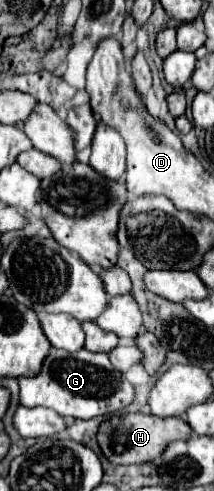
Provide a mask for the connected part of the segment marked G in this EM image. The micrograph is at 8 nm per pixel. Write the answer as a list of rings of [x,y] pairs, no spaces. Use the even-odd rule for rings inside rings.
[[[52,349],[44,361],[42,371],[28,379],[20,377],[20,403],[26,407],[48,407],[54,409],[62,417],[76,419],[92,419],[98,415],[110,415],[124,407],[128,407],[134,399],[132,383],[120,371],[112,367],[108,353],[90,353],[80,349],[70,355],[62,349]]]

